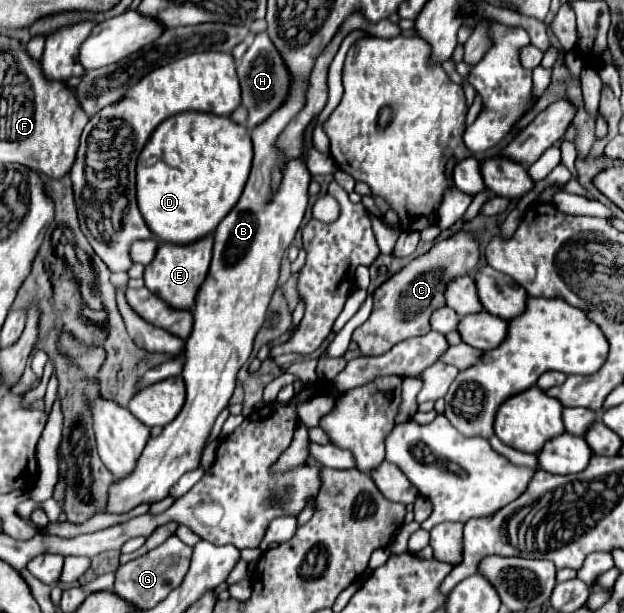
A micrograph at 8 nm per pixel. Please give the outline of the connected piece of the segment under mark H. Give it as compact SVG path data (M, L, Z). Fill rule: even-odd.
M265 32L255 34L251 46L237 66L237 76L241 84L241 104L247 108L247 128L251 132L251 128L259 126L259 122L265 122L277 110L277 106L287 100L289 94L287 66L283 66L283 56L279 50L275 50L275 44L267 38Z

